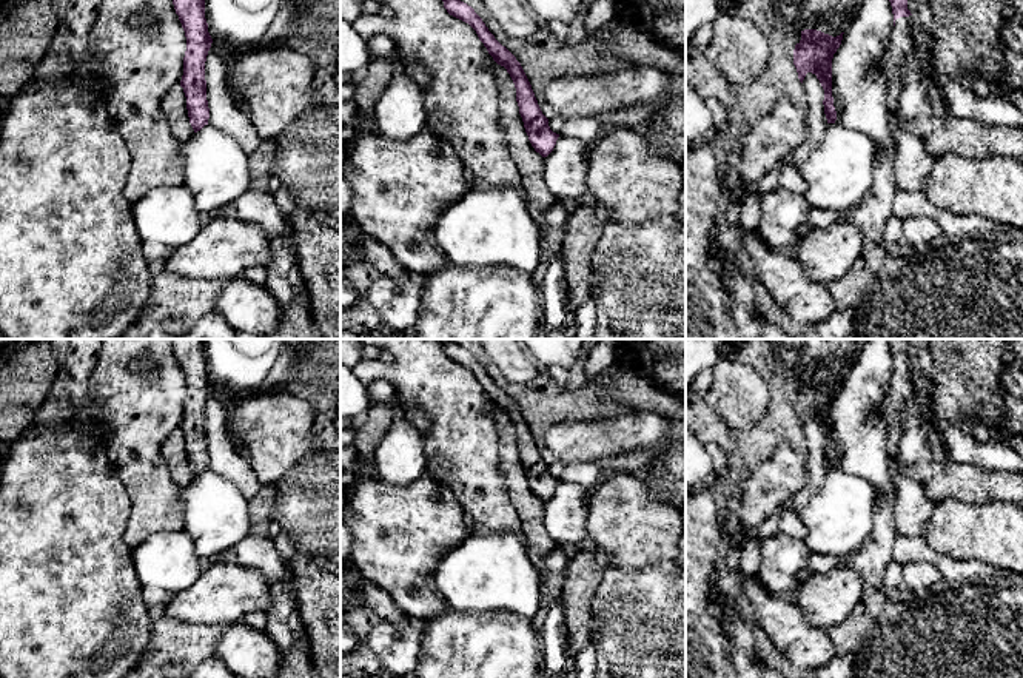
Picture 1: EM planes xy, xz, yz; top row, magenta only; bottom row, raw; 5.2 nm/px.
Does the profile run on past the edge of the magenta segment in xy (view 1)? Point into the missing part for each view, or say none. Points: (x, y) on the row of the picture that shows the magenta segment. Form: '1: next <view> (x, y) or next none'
1: next none

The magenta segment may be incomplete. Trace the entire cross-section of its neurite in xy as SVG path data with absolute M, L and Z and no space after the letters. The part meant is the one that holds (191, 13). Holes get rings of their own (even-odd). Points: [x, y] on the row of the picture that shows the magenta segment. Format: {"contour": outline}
{"contour": "M173 0L173 5L186 37L180 86L186 97L190 123L197 133L208 125L210 119L205 62L213 39L205 18L205 0Z"}

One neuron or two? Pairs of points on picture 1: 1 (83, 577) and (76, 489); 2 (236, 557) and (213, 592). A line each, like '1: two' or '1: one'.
1: one
2: two

